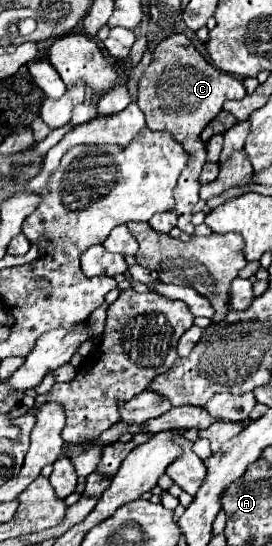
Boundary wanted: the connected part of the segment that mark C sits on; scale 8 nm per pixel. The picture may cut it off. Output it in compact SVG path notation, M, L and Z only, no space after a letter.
M173 34L171 38L157 44L153 50L153 60L145 68L139 80L139 98L137 106L147 118L151 130L167 130L189 154L189 164L181 170L181 176L175 186L175 212L179 216L179 228L187 234L193 234L191 208L199 202L199 174L205 164L205 144L201 142L203 128L221 112L225 100L241 100L247 92L243 82L237 76L215 70L193 46L185 34Z

